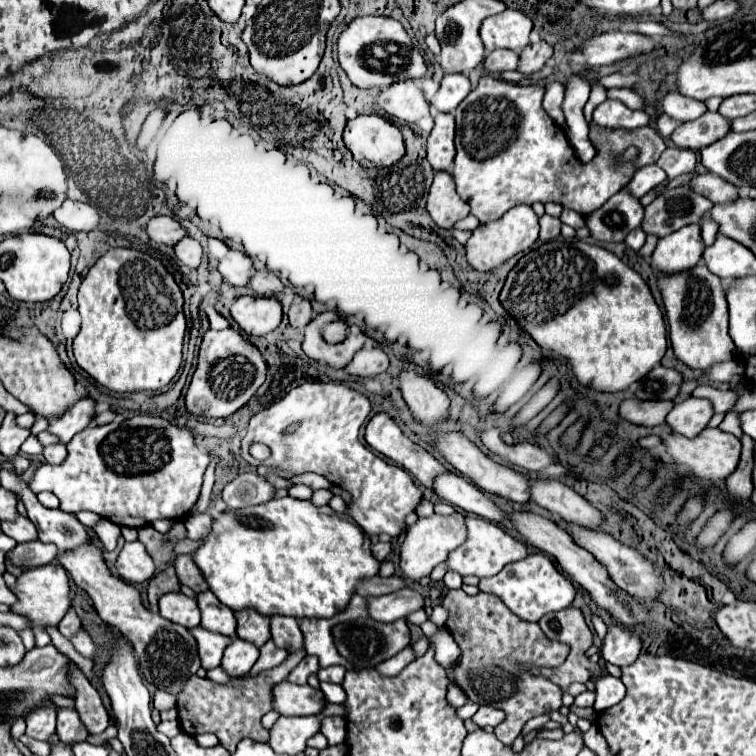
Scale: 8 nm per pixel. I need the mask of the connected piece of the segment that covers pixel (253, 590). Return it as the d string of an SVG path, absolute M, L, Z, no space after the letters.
M289 495L263 505L219 513L213 519L209 535L191 553L191 559L201 569L209 591L229 609L241 611L253 607L263 615L291 617L333 617L345 609L355 593L355 585L379 571L379 561L371 555L371 541L351 517L341 517L331 507L315 507L311 501Z

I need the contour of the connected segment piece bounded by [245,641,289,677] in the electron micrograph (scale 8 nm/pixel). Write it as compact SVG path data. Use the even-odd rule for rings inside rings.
M267 641L263 647L261 647L261 655L259 655L259 659L257 659L257 663L251 667L251 671L245 675L245 677L255 677L257 673L261 673L261 671L267 671L267 669L273 669L273 667L277 667L277 665L281 665L285 659L287 659L287 651L283 651L283 649L277 649L275 645L273 645L273 641Z

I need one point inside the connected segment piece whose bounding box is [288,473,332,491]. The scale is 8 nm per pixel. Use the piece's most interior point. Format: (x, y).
(315, 481)

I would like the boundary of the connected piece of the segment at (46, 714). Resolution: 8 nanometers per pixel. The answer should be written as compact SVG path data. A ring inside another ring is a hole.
M39 707L31 711L27 717L27 735L47 741L51 733L55 733L55 709L53 707Z

